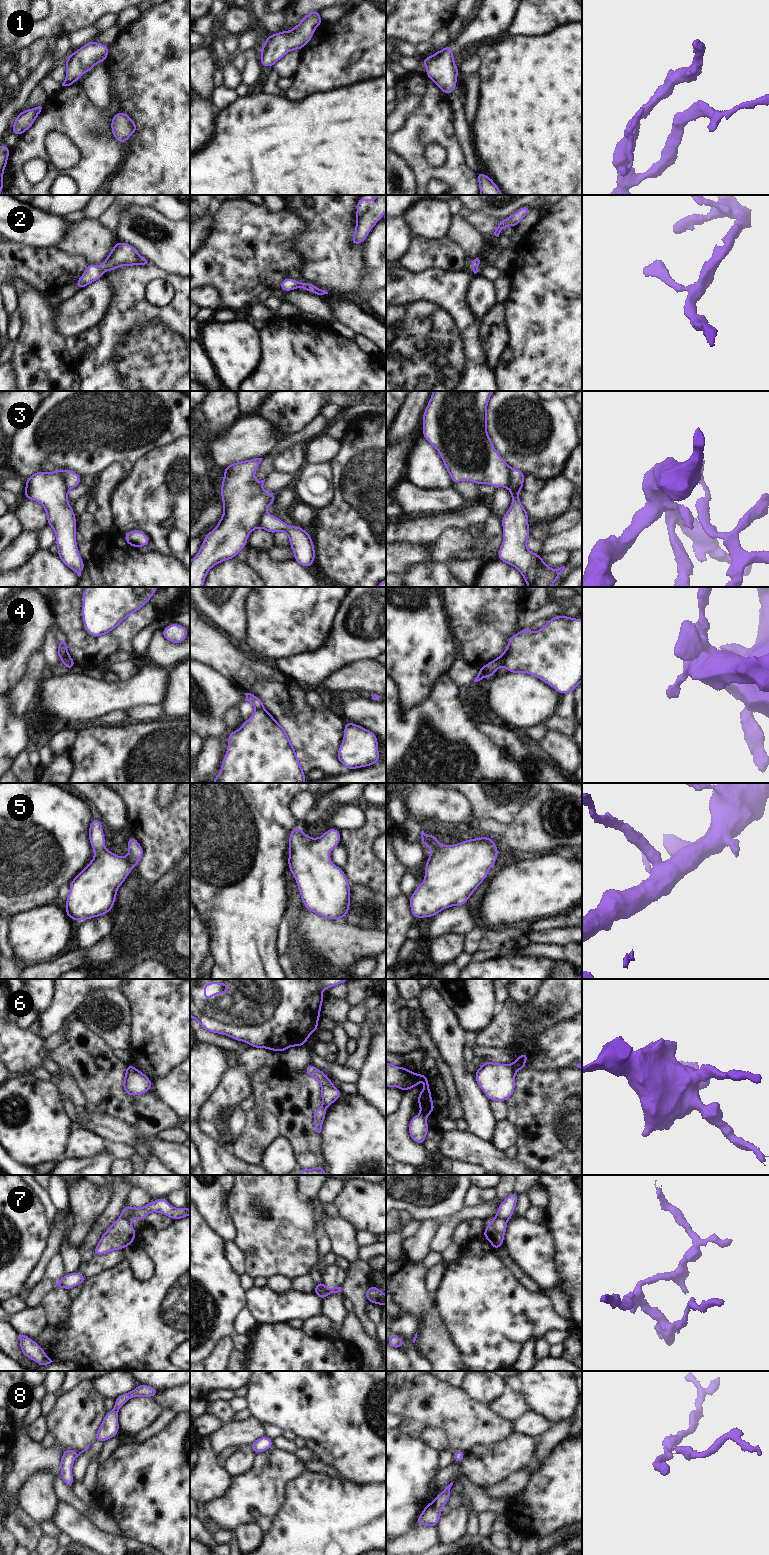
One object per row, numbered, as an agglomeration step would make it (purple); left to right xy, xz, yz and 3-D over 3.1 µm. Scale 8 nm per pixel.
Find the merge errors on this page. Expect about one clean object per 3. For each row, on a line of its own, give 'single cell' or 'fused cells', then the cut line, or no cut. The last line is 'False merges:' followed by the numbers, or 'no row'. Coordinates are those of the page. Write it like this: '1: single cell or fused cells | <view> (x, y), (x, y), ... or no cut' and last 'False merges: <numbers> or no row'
1: single cell | no cut
2: single cell | no cut
3: fused cells | yz (511, 469), (510, 486), (514, 489), (522, 488)
4: fused cells | yz (507, 646), (503, 664)
5: single cell | no cut
6: fused cells | yz (512, 1064), (515, 1071)
7: fused cells | xz (324, 1285), (315, 1293)
8: fused cells | xy (77, 1454), (75, 1457)
False merges: 3, 4, 6, 7, 8

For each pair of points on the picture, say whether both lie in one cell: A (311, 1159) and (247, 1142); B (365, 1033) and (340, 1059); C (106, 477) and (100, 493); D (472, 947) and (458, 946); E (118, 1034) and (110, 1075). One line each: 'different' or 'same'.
A: different
B: different
C: same
D: different
E: different

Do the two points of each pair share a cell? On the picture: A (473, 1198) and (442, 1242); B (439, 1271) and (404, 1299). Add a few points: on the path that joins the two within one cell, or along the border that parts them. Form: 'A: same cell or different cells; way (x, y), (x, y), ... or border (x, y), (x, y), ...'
A: different cells; border (491, 1200), (468, 1207)
B: different cells; border (428, 1269), (426, 1289), (434, 1298)

